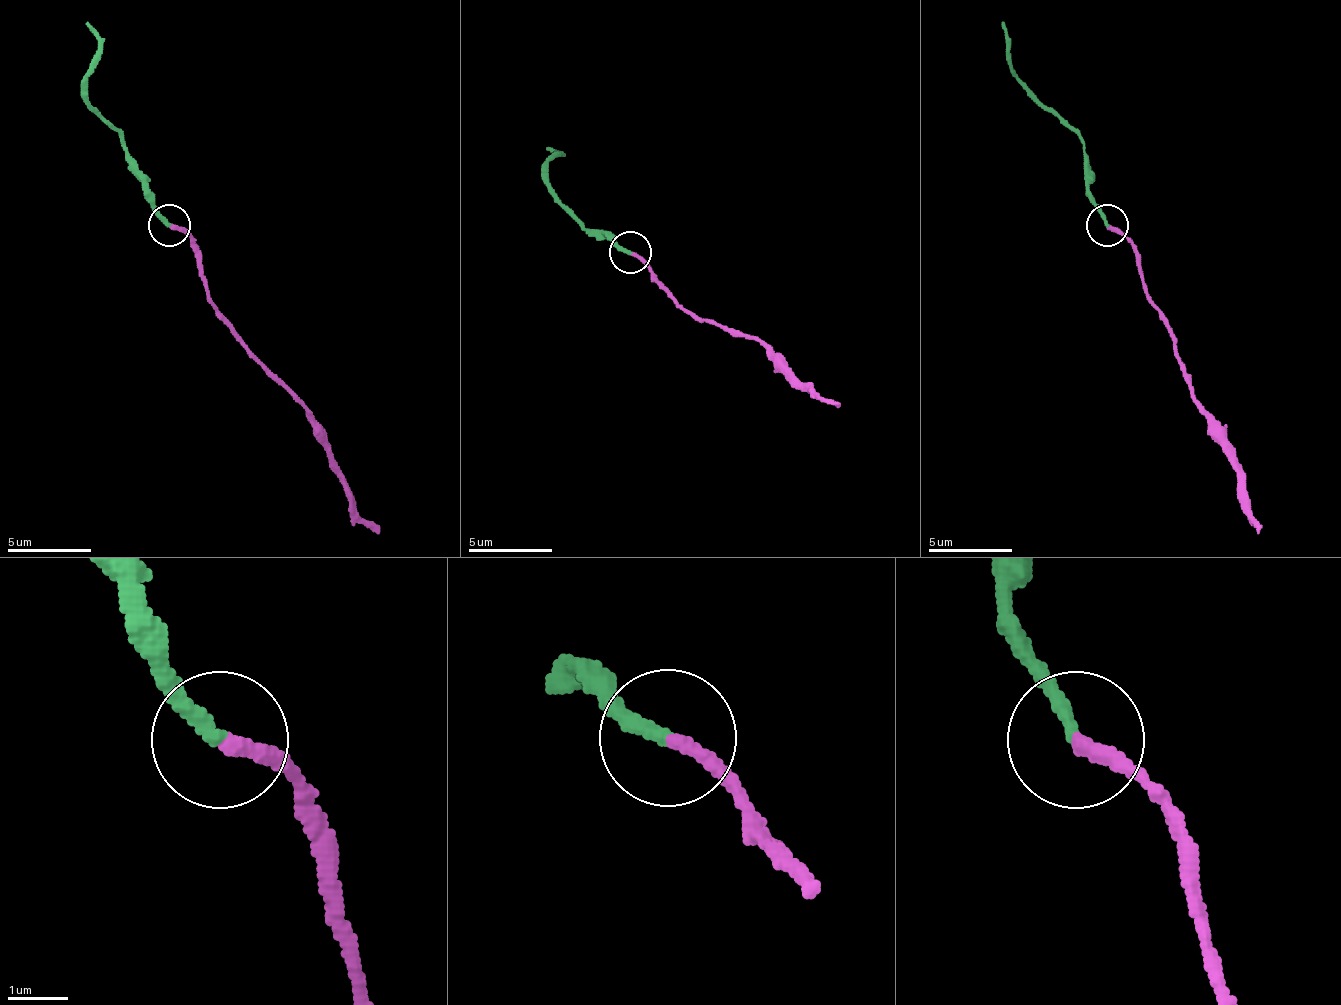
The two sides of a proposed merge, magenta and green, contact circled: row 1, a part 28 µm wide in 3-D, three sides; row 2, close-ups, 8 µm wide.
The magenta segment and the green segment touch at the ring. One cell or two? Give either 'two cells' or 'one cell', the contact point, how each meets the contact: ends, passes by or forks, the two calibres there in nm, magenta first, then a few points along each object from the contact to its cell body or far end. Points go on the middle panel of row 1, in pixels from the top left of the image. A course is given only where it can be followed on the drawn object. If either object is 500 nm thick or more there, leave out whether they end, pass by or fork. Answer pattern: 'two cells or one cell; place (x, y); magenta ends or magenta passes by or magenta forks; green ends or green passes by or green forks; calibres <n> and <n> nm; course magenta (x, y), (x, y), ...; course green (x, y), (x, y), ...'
one cell; place (630, 252); magenta ends; green ends; calibres 240 and 240 nm; course magenta (629, 253), (658, 279), (679, 304), (767, 350), (805, 388), (838, 404); course green (629, 253), (608, 232), (587, 228), (549, 186), (553, 157), (557, 153), (549, 148)

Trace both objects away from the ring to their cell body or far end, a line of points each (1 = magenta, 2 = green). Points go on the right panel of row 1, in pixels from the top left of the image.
1: (1108, 226), (1133, 247), (1141, 289), (1242, 482), (1242, 503), (1259, 532)
2: (1108, 226), (1087, 188), (1083, 142), (1011, 67), (1007, 29), (1003, 20)

